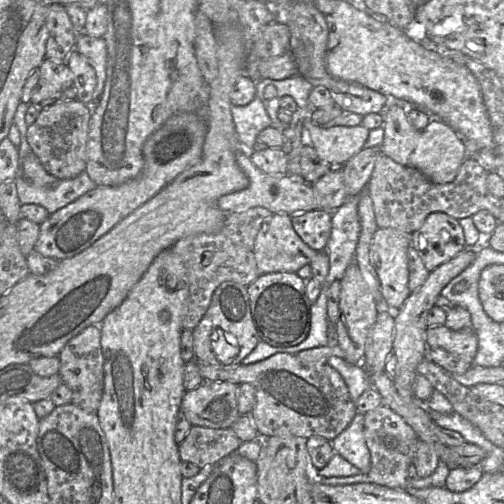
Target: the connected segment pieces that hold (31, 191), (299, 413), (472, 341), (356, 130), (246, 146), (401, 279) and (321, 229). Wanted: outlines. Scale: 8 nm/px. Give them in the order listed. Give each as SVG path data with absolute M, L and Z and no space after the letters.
M85 171L74 178L58 180L52 187L36 186L20 174L15 179L15 183L21 205L38 204L44 207L49 214L96 187Z
M277 353L234 370L221 370L203 363L198 363L198 368L204 382L250 384L254 388L256 404L250 416L261 440L272 436L294 436L322 437L332 441L357 413L343 377L328 363L302 365L295 355Z
M445 325L427 329L428 350L441 348L473 364L478 350L478 338L472 326L453 331Z
M307 120L302 131L302 145L310 144L318 157L332 168L342 167L363 149L368 135L369 130L361 124L323 128Z
M258 97L245 106L231 105L231 114L240 148L251 154L258 133L271 126L271 119Z
M377 228L370 245L370 263L380 283L383 304L393 312L411 294L408 286L410 245L411 234L394 228Z
M317 209L291 216L294 231L315 251L325 251L331 233L333 211Z

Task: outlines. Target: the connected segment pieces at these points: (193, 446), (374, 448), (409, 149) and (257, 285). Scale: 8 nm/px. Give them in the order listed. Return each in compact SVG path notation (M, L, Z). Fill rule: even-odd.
M191 427L184 441L178 445L178 453L182 462L192 463L202 469L214 466L236 452L241 443L231 428Z
M382 404L365 414L364 437L371 455L371 468L367 474L368 483L393 489L408 487L408 467L413 463L419 440L413 428L400 415Z
M393 101L385 106L381 114L384 129L382 155L418 169L435 184L447 184L455 179L466 158L465 140L447 123L433 117L424 129L418 130L408 121L404 108Z
M294 272L262 274L246 288L251 315L262 342L285 348L306 339L311 323L311 303L306 296L303 278Z

